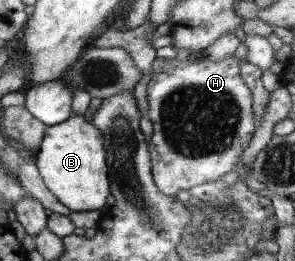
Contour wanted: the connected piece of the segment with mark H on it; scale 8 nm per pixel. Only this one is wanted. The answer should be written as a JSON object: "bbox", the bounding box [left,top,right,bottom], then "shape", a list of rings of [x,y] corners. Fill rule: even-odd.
{"bbox":[145,55,258,197],"shape":[[[240,55],[218,62],[203,57],[193,64],[184,60],[176,65],[177,58],[163,60],[163,70],[154,74],[147,86],[148,111],[145,116],[153,125],[153,136],[147,142],[153,181],[162,193],[174,197],[180,190],[192,190],[196,185],[218,181],[227,172],[235,170],[238,157],[253,138],[258,121],[252,108],[252,90],[242,78]]]}

